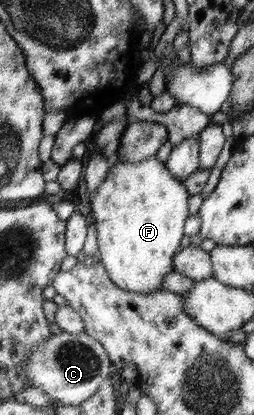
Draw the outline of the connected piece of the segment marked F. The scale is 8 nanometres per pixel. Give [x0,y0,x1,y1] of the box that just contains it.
[90,158,190,293]

